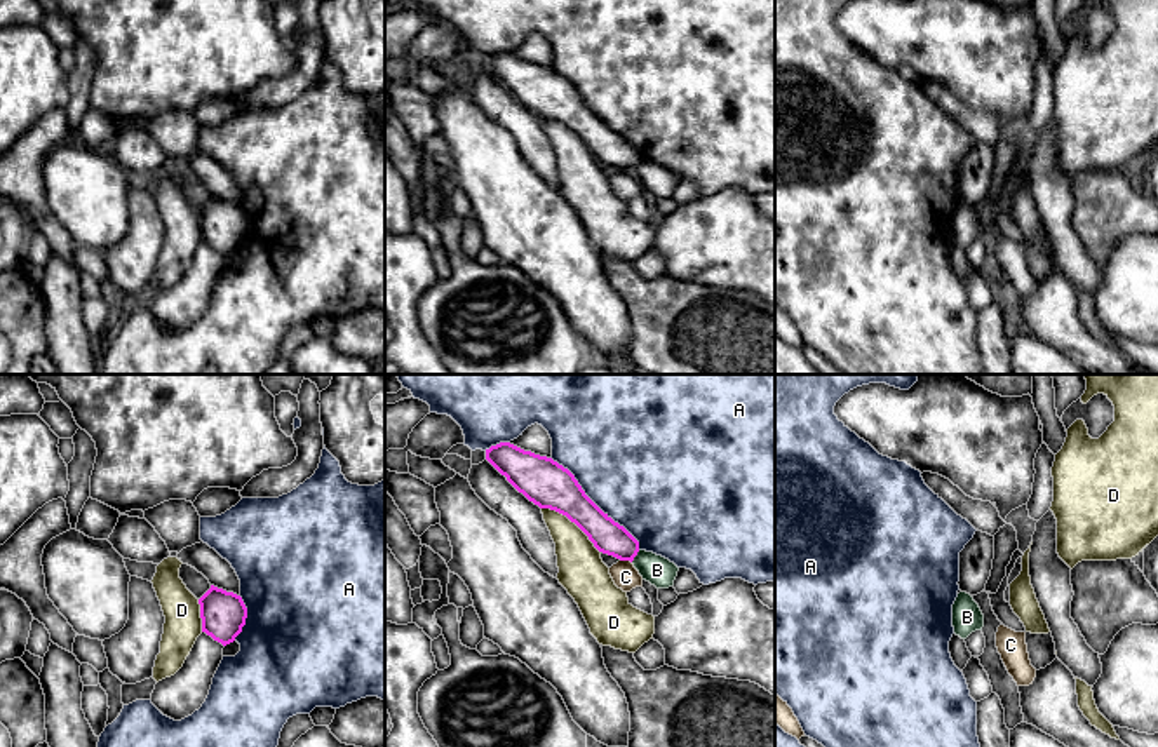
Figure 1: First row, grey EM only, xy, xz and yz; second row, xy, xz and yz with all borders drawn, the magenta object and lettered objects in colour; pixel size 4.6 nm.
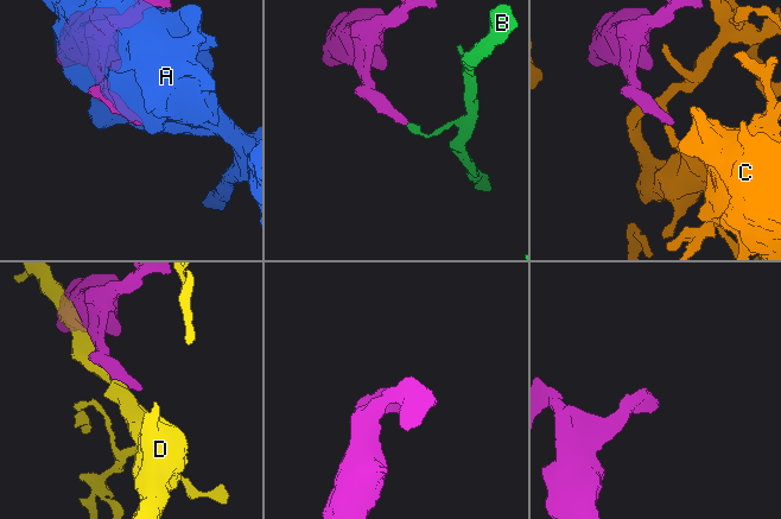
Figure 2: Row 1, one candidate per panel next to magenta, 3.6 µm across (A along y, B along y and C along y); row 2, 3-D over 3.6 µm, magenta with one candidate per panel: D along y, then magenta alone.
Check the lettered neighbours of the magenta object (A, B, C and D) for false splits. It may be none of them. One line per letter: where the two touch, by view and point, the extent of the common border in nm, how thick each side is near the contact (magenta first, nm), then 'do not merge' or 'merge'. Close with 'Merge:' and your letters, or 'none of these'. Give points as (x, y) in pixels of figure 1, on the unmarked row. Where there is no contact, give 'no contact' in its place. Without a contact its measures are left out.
A: xz (594, 114) | 600 nm | 220/500 nm | do not merge
B: xz (636, 164) | 70 nm | 160/140 nm | do not merge
C: xz (626, 169) | 60 nm | 160/120 nm | do not merge
D: xz (573, 131) | 340 nm | 220/220 nm | do not merge
Merge: none of these

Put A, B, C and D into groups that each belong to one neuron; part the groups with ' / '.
A / B / C / D

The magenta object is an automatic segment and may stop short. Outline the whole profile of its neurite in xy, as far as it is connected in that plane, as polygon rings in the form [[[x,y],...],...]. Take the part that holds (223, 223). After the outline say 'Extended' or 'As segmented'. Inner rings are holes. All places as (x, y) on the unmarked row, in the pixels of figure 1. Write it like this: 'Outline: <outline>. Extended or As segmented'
Outline: [[[211,195],[199,209],[202,242],[223,256],[235,251],[247,228],[247,218],[240,205]]]. As segmented

